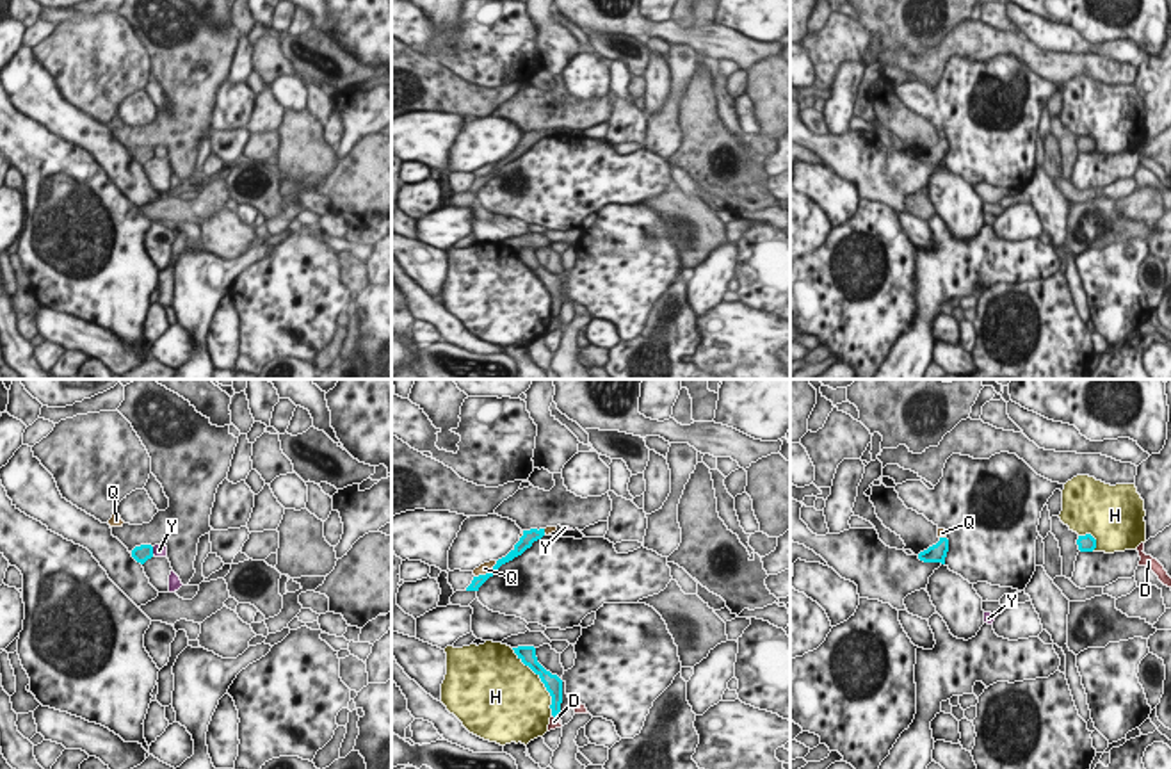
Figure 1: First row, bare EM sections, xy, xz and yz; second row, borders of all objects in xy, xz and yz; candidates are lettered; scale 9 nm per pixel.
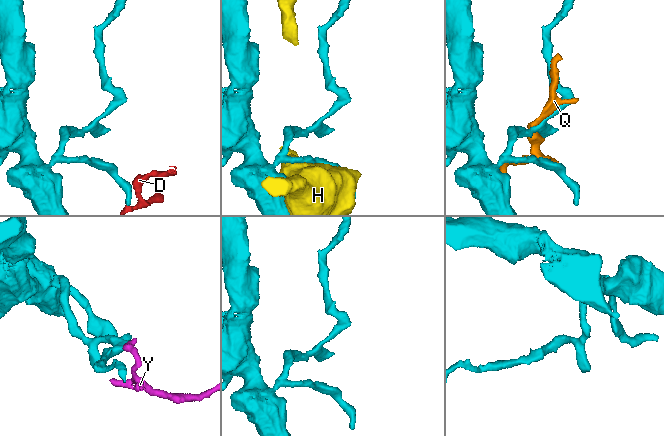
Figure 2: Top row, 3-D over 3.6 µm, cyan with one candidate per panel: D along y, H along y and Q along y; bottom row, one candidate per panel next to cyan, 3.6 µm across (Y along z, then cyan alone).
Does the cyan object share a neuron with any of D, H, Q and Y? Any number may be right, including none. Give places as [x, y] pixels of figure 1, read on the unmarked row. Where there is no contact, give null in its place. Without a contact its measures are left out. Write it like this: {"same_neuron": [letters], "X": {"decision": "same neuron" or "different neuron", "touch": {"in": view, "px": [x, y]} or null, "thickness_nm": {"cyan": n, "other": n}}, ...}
{"same_neuron": [], "D": {"decision": "different neuron", "touch": {"in": "xz", "px": [556, 317]}, "thickness_nm": {"cyan": 130, "other": 100}}, "H": {"decision": "different neuron", "touch": {"in": "xz", "px": [541, 282]}, "thickness_nm": {"cyan": 160, "other": 500}}, "Q": {"decision": "different neuron", "touch": {"in": "xz", "px": [486, 175]}, "thickness_nm": {"cyan": 100, "other": 100}}, "Y": {"decision": "different neuron", "touch": {"in": "xy", "px": [152, 152]}, "thickness_nm": {"cyan": 160, "other": 130}}}

